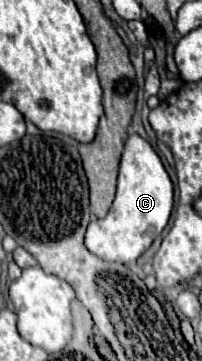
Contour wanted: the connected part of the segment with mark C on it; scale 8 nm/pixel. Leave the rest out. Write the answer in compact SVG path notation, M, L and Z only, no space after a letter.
M137 133L129 135L121 157L115 201L103 219L93 219L85 233L85 247L103 261L131 263L139 259L165 229L173 209L173 183L153 147Z

